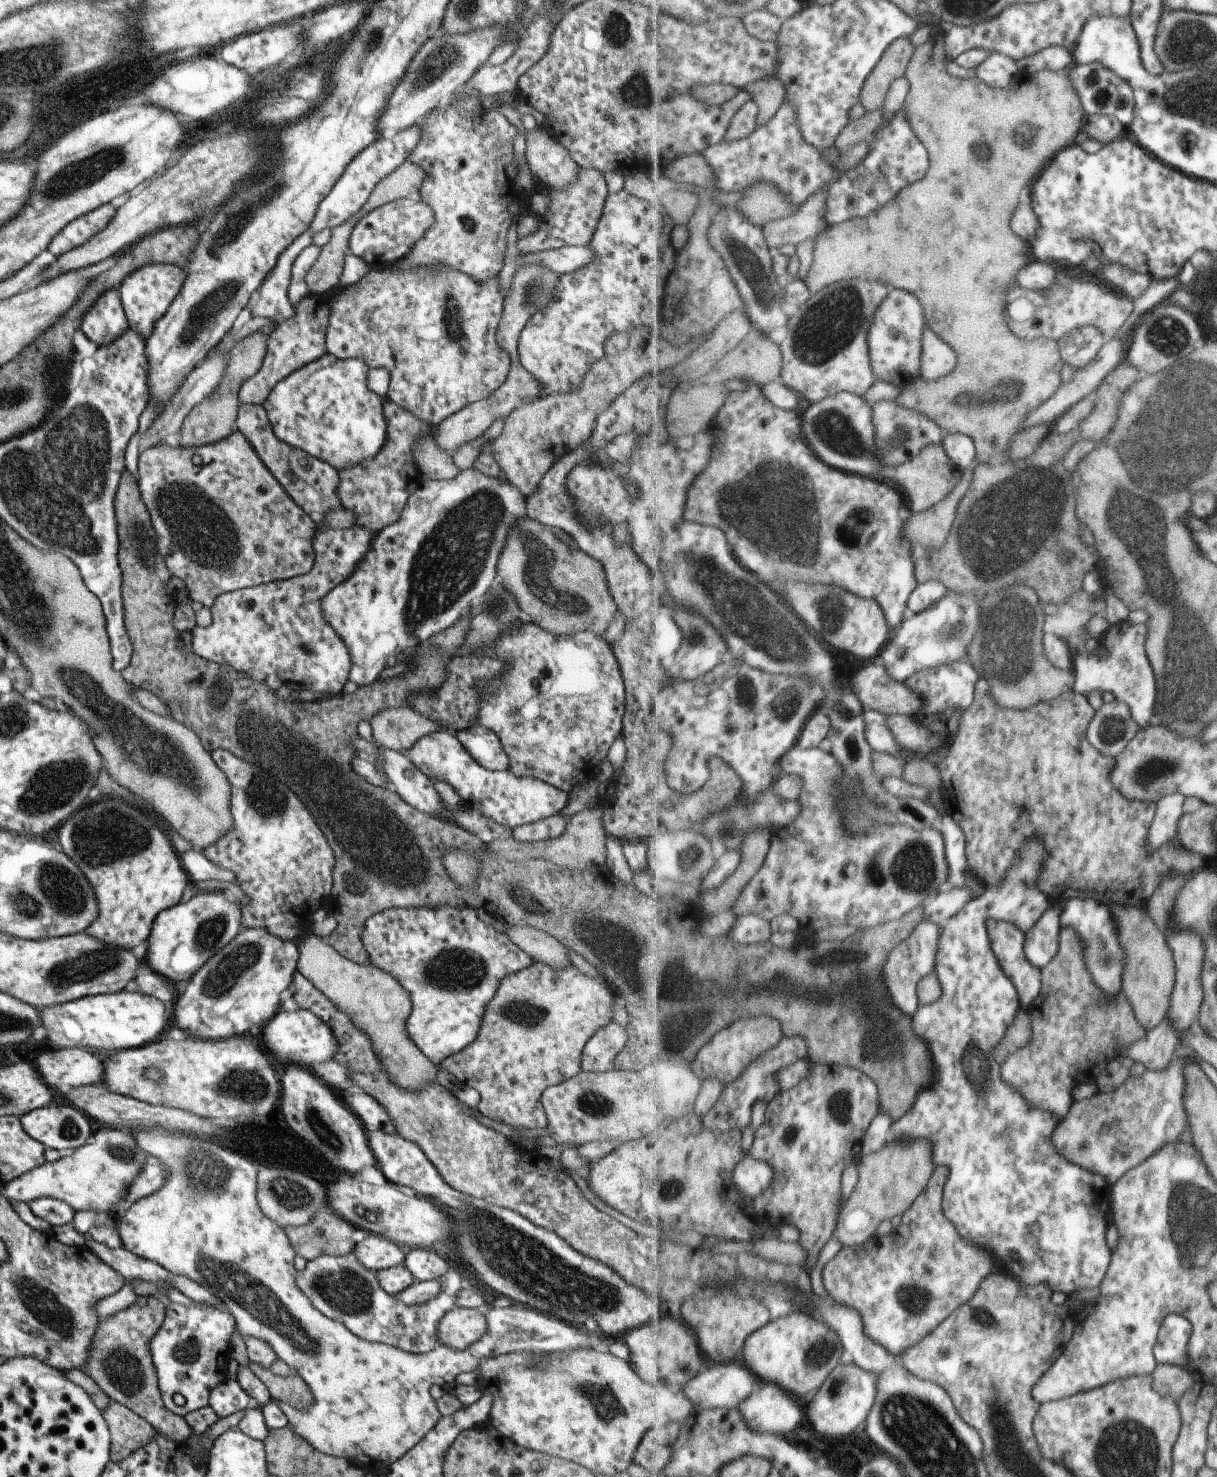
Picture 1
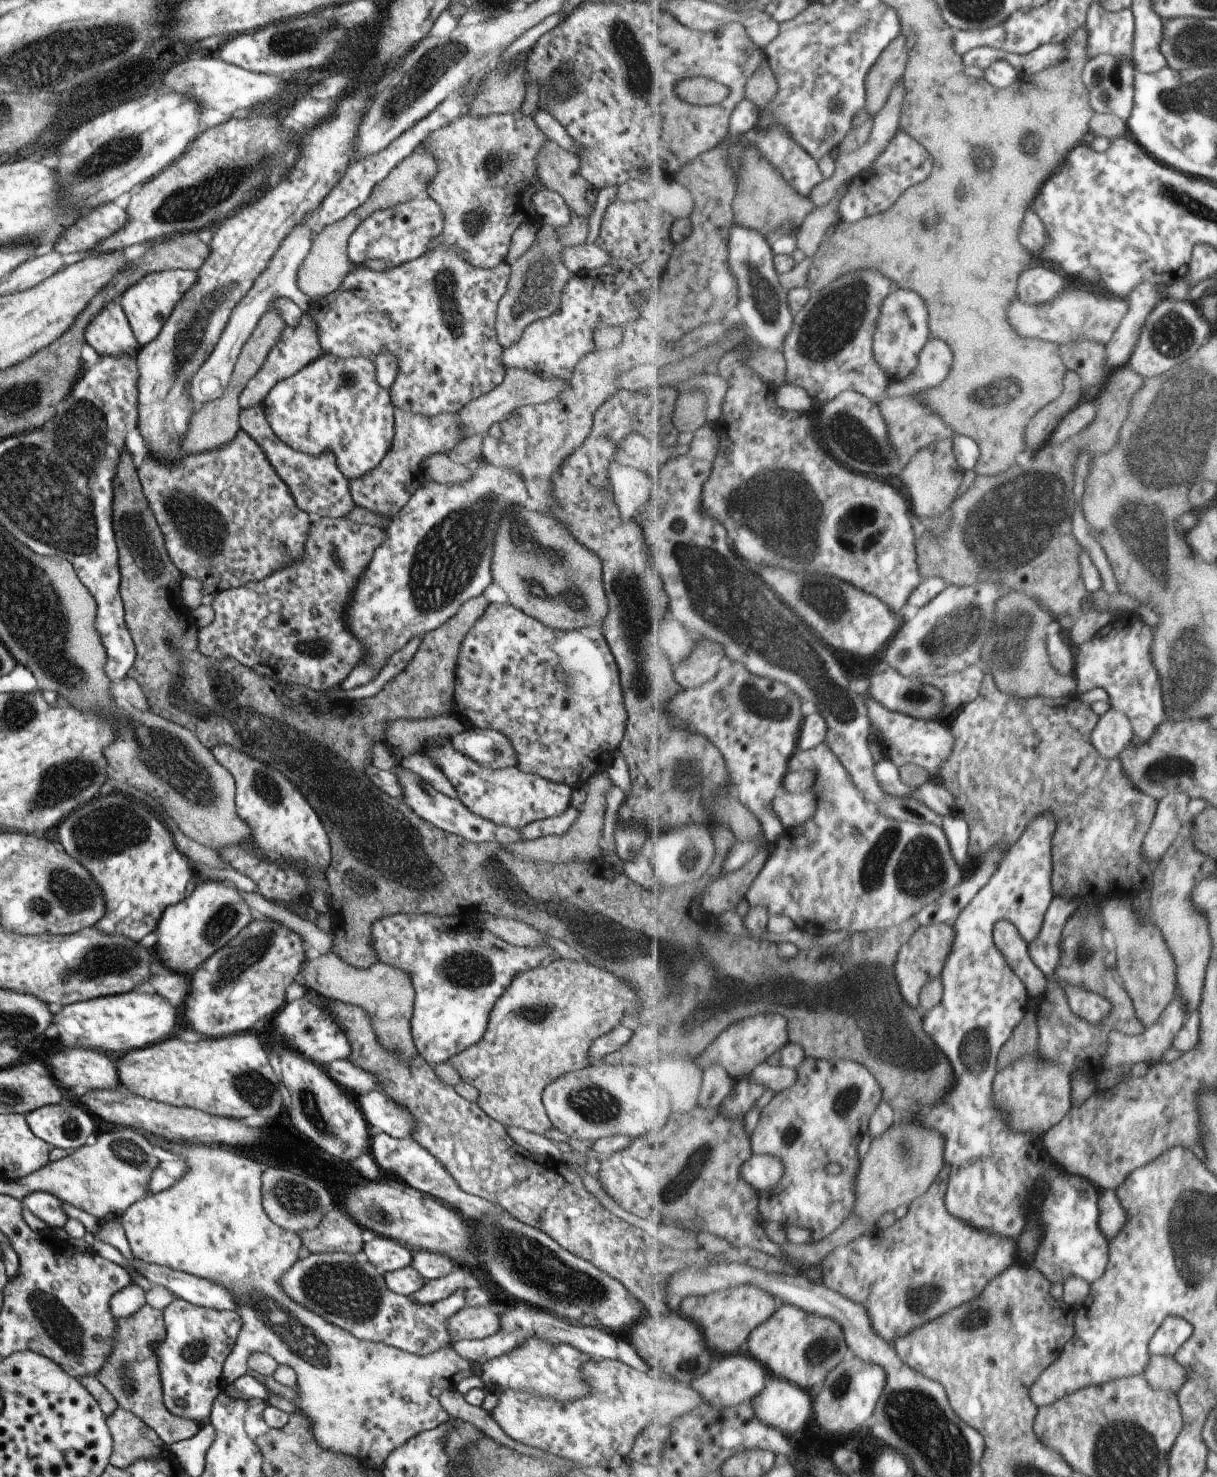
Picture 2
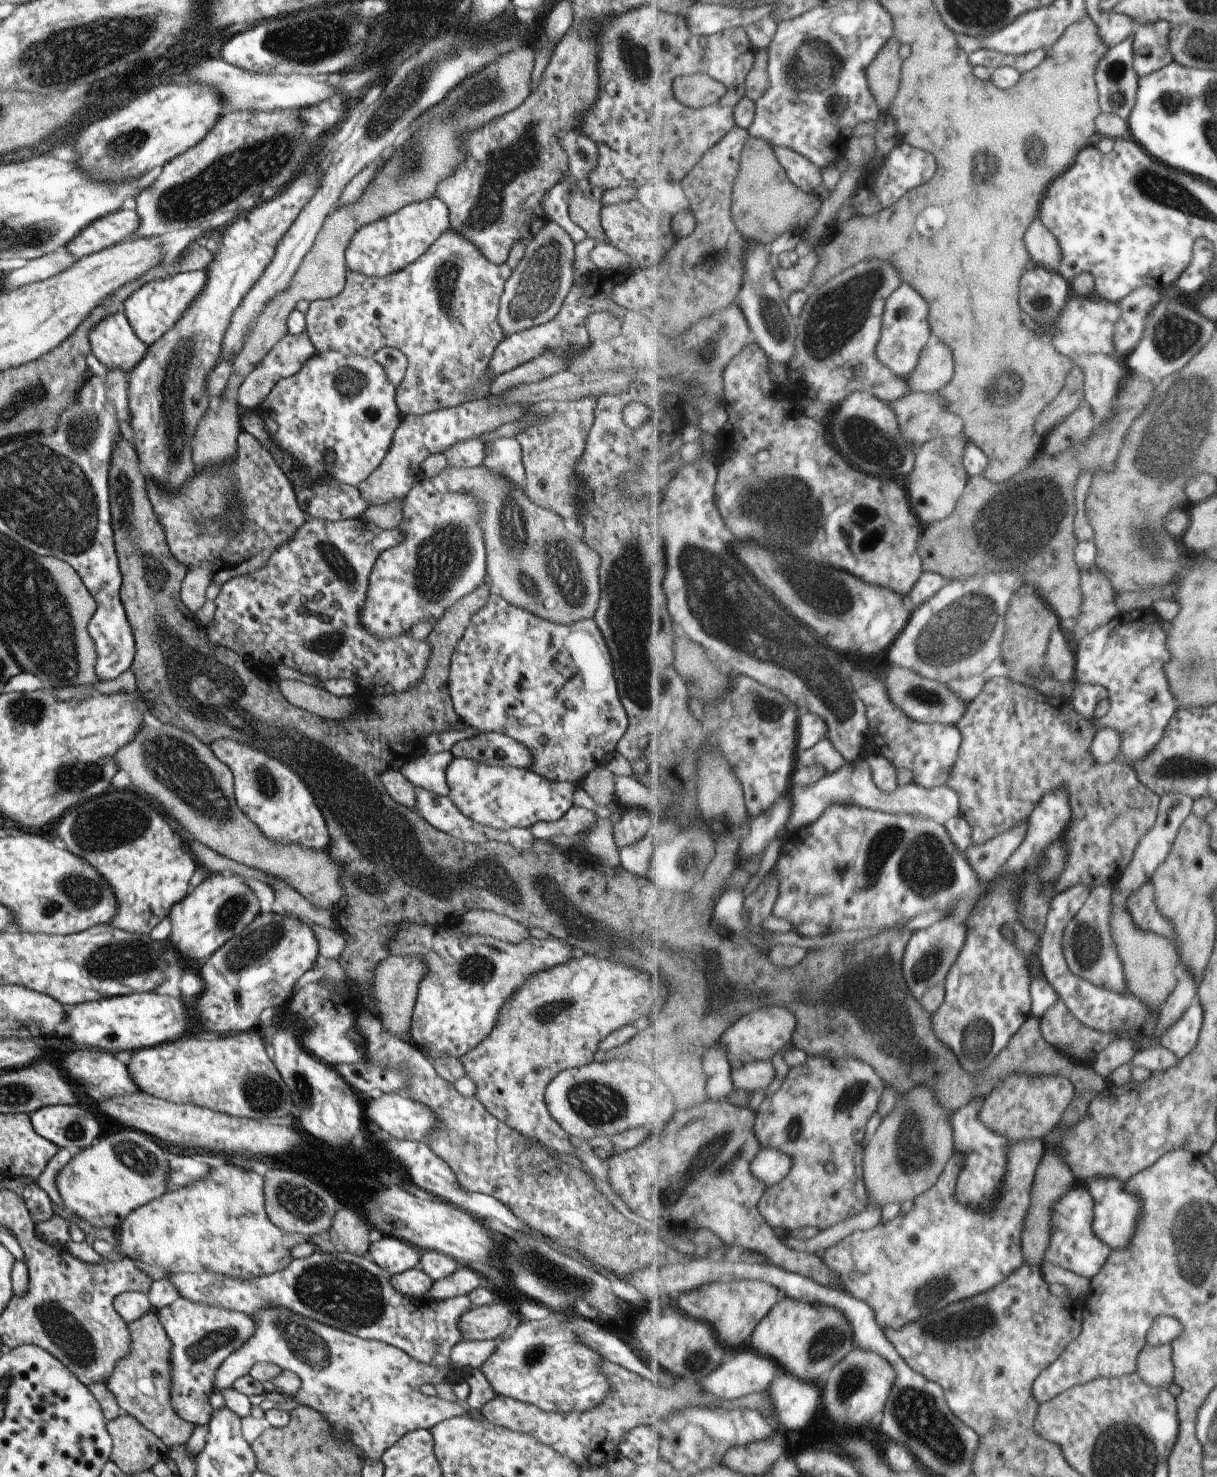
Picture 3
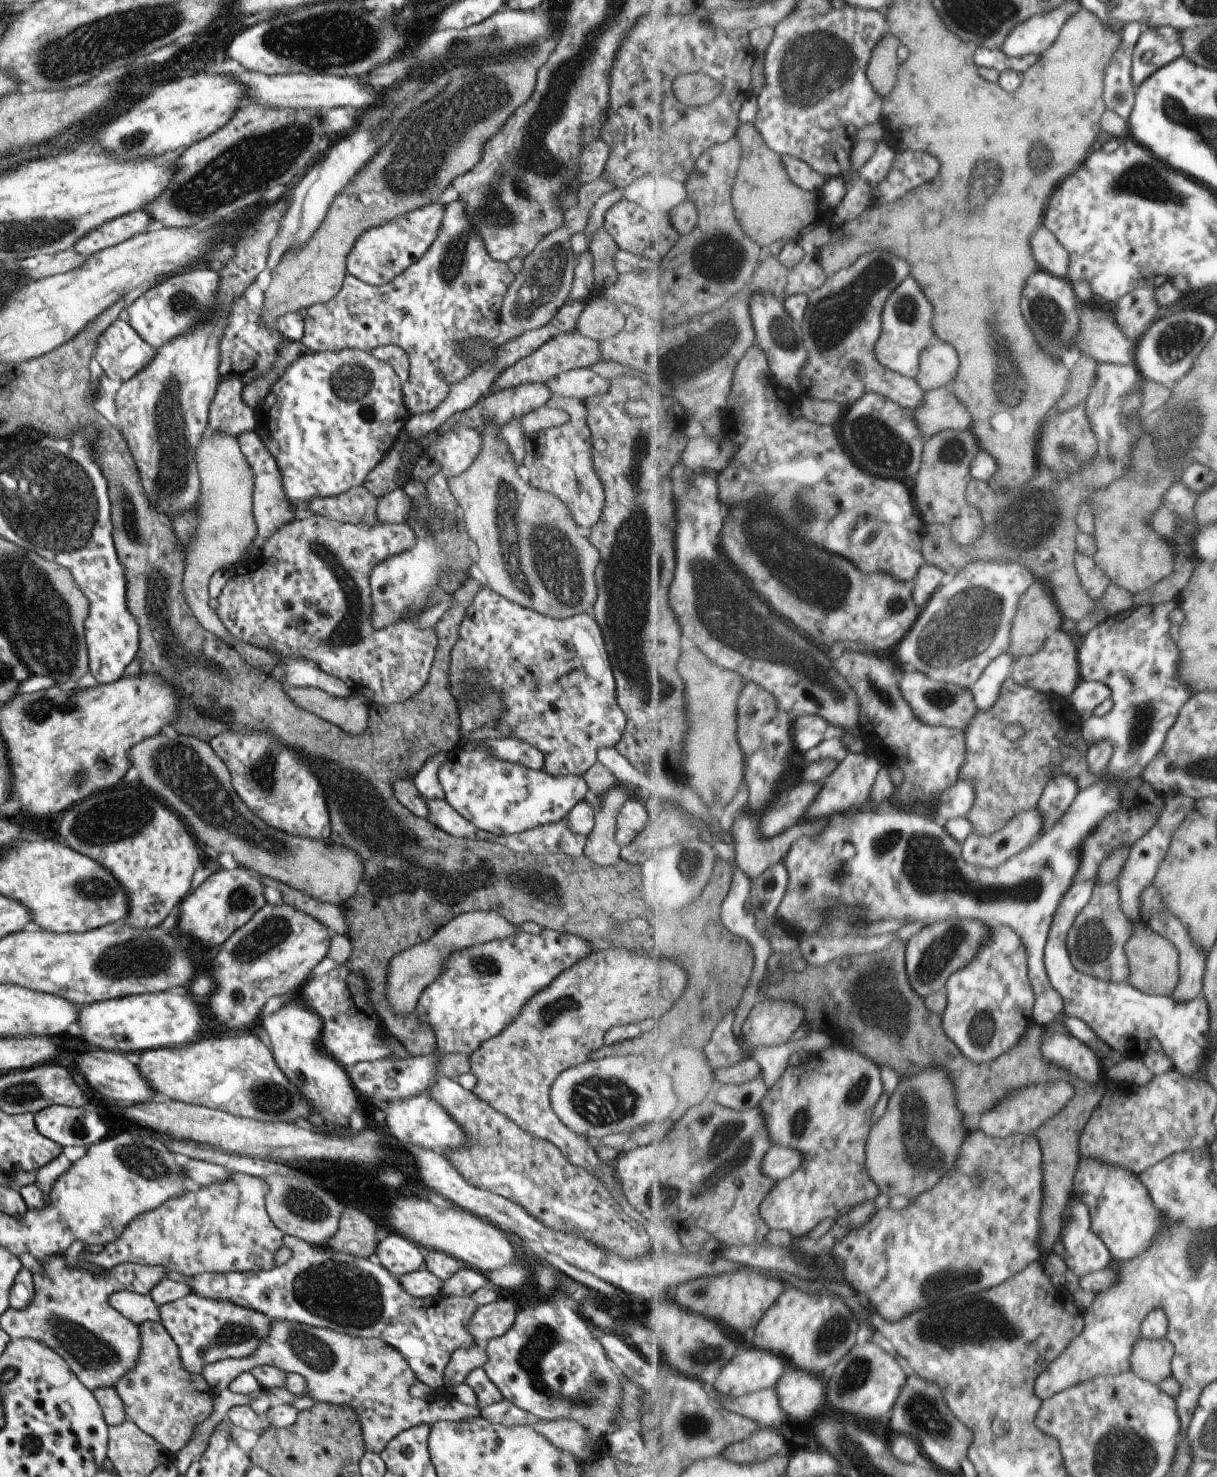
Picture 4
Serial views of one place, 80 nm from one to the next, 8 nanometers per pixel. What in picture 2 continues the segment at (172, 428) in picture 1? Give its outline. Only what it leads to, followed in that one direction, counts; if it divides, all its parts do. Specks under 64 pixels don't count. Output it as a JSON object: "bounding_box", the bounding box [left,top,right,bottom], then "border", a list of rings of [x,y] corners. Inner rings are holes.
{"bounding_box":[188,211,318,411],"border":[[[313,211],[306,219],[301,221],[295,228],[282,240],[279,248],[273,253],[266,269],[254,280],[253,286],[246,292],[246,295],[236,304],[227,319],[225,328],[218,338],[214,349],[208,354],[208,357],[199,366],[193,378],[189,381],[188,401],[196,411],[201,405],[207,404],[210,400],[219,398],[225,390],[229,377],[239,354],[244,340],[251,334],[256,327],[259,317],[270,308],[270,302],[275,297],[290,298],[302,312],[309,311],[314,302],[303,294],[296,287],[296,273],[300,267],[300,262],[309,252],[312,244],[310,236],[318,226],[316,222],[317,211]]]}

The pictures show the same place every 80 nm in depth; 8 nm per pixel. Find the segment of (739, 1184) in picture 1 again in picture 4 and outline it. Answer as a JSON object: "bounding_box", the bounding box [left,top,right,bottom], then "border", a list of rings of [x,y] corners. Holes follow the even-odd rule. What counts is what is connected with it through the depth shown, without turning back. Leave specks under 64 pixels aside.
{"bounding_box":[762,1145,803,1182],"border":[[[774,1145],[762,1160],[762,1172],[777,1182],[795,1174],[803,1159],[797,1149]]]}

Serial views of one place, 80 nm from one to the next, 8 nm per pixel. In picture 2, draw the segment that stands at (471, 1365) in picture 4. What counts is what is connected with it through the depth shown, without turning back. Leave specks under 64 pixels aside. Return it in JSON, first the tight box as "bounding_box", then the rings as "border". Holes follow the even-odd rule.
{"bounding_box":[450,1308,650,1373],"border":[[[499,1308],[497,1316],[499,1328],[494,1335],[486,1336],[482,1339],[471,1339],[470,1341],[457,1341],[456,1343],[450,1344],[450,1346],[453,1347],[453,1350],[459,1356],[474,1362],[479,1367],[488,1360],[511,1352],[526,1339],[537,1337],[552,1347],[566,1344],[578,1350],[581,1355],[587,1358],[620,1360],[639,1372],[650,1373],[648,1366],[638,1357],[635,1349],[628,1341],[627,1344],[617,1344],[617,1338],[619,1336],[603,1329],[585,1326],[580,1324],[579,1321],[563,1320],[557,1315],[537,1308],[531,1310],[531,1312],[523,1312],[515,1308]]]}

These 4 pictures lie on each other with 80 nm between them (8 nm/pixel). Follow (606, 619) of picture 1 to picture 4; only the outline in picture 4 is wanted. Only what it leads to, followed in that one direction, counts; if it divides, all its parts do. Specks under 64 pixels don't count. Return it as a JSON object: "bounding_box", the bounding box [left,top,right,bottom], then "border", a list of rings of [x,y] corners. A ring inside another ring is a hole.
{"bounding_box":[448,424,599,619],"border":[[[487,424],[479,432],[480,451],[474,461],[458,475],[452,476],[448,480],[448,489],[458,506],[459,516],[462,518],[462,524],[466,533],[470,536],[473,546],[476,548],[477,571],[476,574],[483,579],[487,585],[507,601],[518,604],[519,606],[534,610],[536,613],[551,617],[552,619],[566,619],[580,614],[591,614],[594,600],[596,599],[596,580],[594,579],[594,570],[598,566],[599,553],[597,549],[584,537],[581,537],[575,531],[576,522],[566,509],[566,506],[556,496],[551,493],[533,488],[527,481],[523,482],[517,473],[517,466],[512,461],[512,457],[506,449],[505,443],[498,438],[499,427]]]}

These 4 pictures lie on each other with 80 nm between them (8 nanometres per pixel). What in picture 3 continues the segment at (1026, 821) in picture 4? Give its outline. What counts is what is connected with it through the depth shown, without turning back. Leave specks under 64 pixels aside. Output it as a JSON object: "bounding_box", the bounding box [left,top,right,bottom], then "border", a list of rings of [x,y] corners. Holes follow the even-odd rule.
{"bounding_box":[966,822,1028,883],"border":[[[1028,822],[1018,825],[1011,831],[995,837],[986,843],[975,843],[966,850],[966,859],[978,872],[983,883],[991,883],[999,874],[1005,861],[1017,850],[1023,842],[1028,829]]]}

